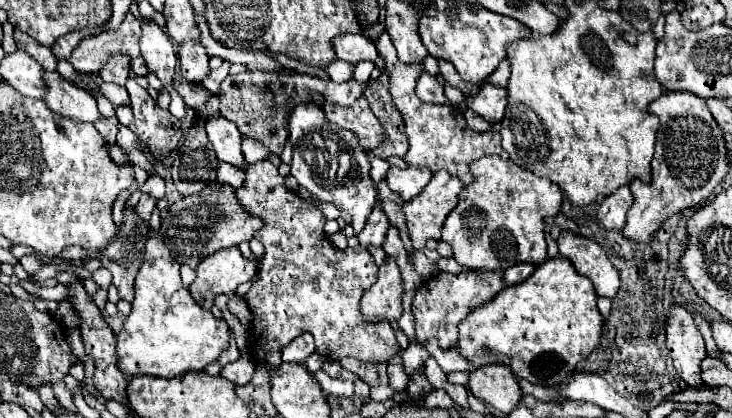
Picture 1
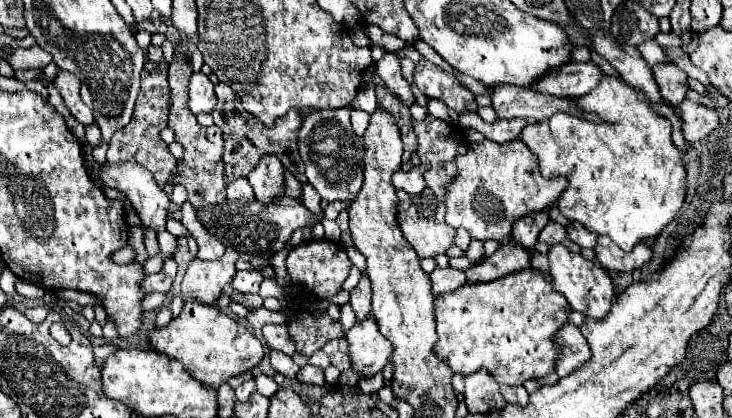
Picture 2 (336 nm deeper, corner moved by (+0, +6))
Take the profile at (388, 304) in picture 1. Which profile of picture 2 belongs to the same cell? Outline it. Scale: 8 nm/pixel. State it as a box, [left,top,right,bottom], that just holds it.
[346,316,394,376]

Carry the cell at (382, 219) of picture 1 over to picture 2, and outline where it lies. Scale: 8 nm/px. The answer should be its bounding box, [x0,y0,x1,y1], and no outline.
[350,272,372,320]

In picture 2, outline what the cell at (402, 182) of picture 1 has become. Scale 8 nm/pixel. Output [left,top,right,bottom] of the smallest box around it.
[392,166,426,196]

